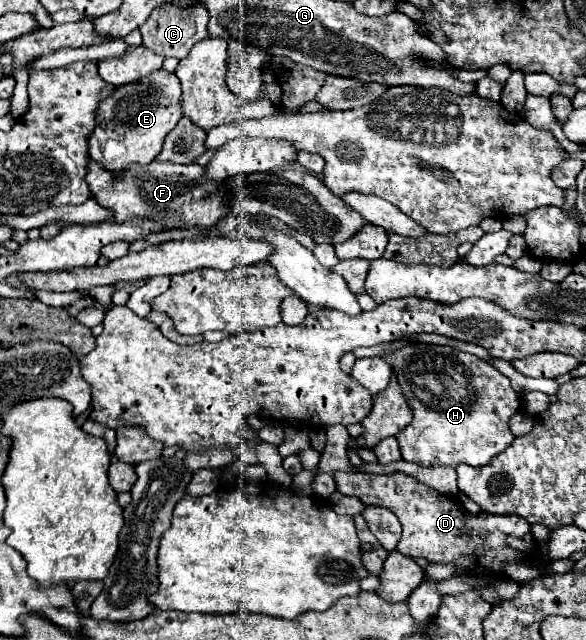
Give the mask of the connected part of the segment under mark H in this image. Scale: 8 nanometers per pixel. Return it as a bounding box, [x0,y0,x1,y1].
[381,344,521,468]

